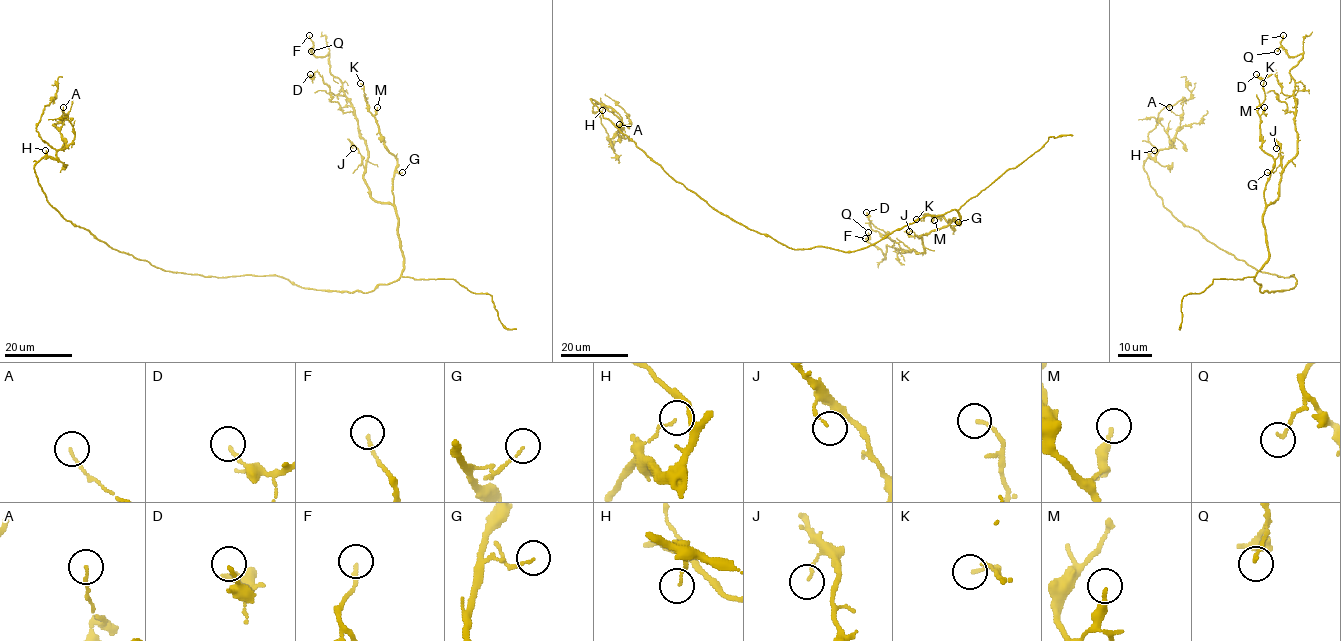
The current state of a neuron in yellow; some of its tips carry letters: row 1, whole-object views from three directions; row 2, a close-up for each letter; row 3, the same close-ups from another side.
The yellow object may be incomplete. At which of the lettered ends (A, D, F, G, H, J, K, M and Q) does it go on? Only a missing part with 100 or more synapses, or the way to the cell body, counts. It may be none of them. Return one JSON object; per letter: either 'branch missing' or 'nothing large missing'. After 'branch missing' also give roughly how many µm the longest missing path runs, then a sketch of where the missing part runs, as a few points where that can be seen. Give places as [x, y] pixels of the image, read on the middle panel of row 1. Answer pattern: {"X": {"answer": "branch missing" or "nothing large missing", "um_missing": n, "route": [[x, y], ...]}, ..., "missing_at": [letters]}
{"A": {"answer": "nothing large missing"}, "D": {"answer": "nothing large missing"}, "F": {"answer": "nothing large missing"}, "G": {"answer": "nothing large missing"}, "H": {"answer": "nothing large missing"}, "J": {"answer": "nothing large missing"}, "K": {"answer": "nothing large missing"}, "M": {"answer": "nothing large missing"}, "Q": {"answer": "nothing large missing"}, "missing_at": []}

